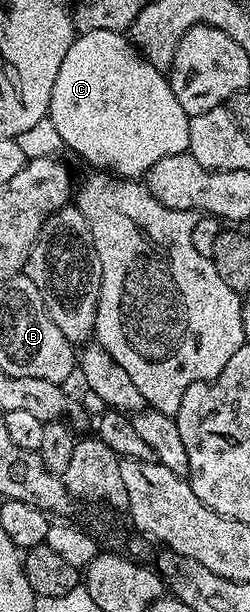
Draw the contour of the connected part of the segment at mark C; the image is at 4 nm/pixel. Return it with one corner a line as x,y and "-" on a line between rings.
95,29
94,31
80,33
77,36
76,42
70,47
70,51
66,51
66,59
62,59
62,67
58,67
58,79
54,79
54,91
50,95
47,120
54,123
61,142
67,148
69,145
78,156
89,161
92,167
99,167
109,174
125,179
143,178
148,169
154,167
154,163
158,163
158,159
166,159
166,155
188,152
188,123
190,118
186,111
182,111
182,103
178,103
178,99
174,95
171,80
161,70
154,68
123,32
115,33
105,29

